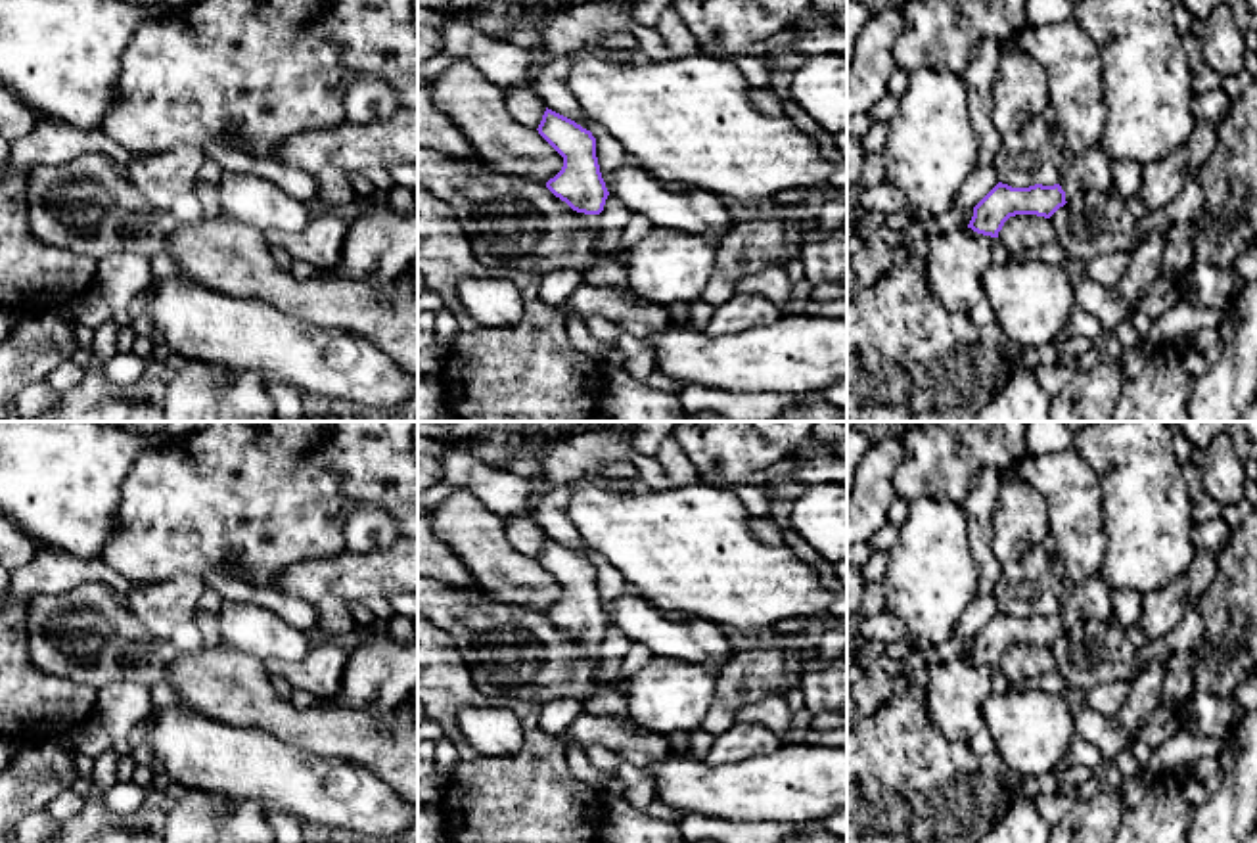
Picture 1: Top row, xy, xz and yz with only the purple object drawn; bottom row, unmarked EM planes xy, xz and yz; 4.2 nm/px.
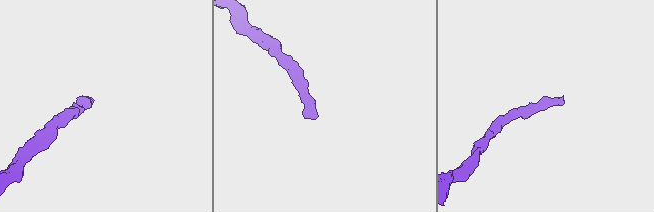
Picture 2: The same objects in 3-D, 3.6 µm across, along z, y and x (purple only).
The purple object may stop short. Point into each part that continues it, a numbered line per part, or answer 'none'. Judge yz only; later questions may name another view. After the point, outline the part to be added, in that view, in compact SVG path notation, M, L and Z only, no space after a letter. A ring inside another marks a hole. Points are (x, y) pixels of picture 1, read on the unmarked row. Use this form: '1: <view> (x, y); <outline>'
1: yz (1093, 598); M1100 573L1083 584L1065 584L1060 609L1065 630L1077 630L1088 619L1113 619L1111 592L1113 588Z

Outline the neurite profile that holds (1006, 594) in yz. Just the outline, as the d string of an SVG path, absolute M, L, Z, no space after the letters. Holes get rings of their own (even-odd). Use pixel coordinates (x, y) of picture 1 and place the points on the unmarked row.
M1044 544L1033 546L1017 561L1002 565L993 590L996 605L1012 617L1054 615L1062 609L1063 579Z

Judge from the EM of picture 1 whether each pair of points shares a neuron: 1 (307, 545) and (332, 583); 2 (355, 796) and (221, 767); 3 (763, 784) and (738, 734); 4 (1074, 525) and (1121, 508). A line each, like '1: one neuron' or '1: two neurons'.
1: two neurons
2: one neuron
3: two neurons
4: two neurons

